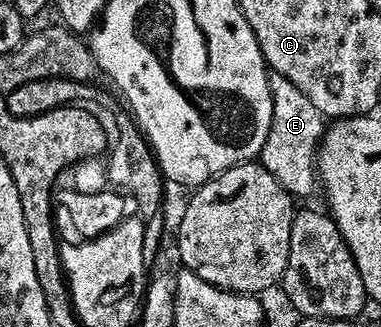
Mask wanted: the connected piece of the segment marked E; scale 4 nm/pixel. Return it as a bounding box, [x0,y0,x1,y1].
[257,74,325,197]

